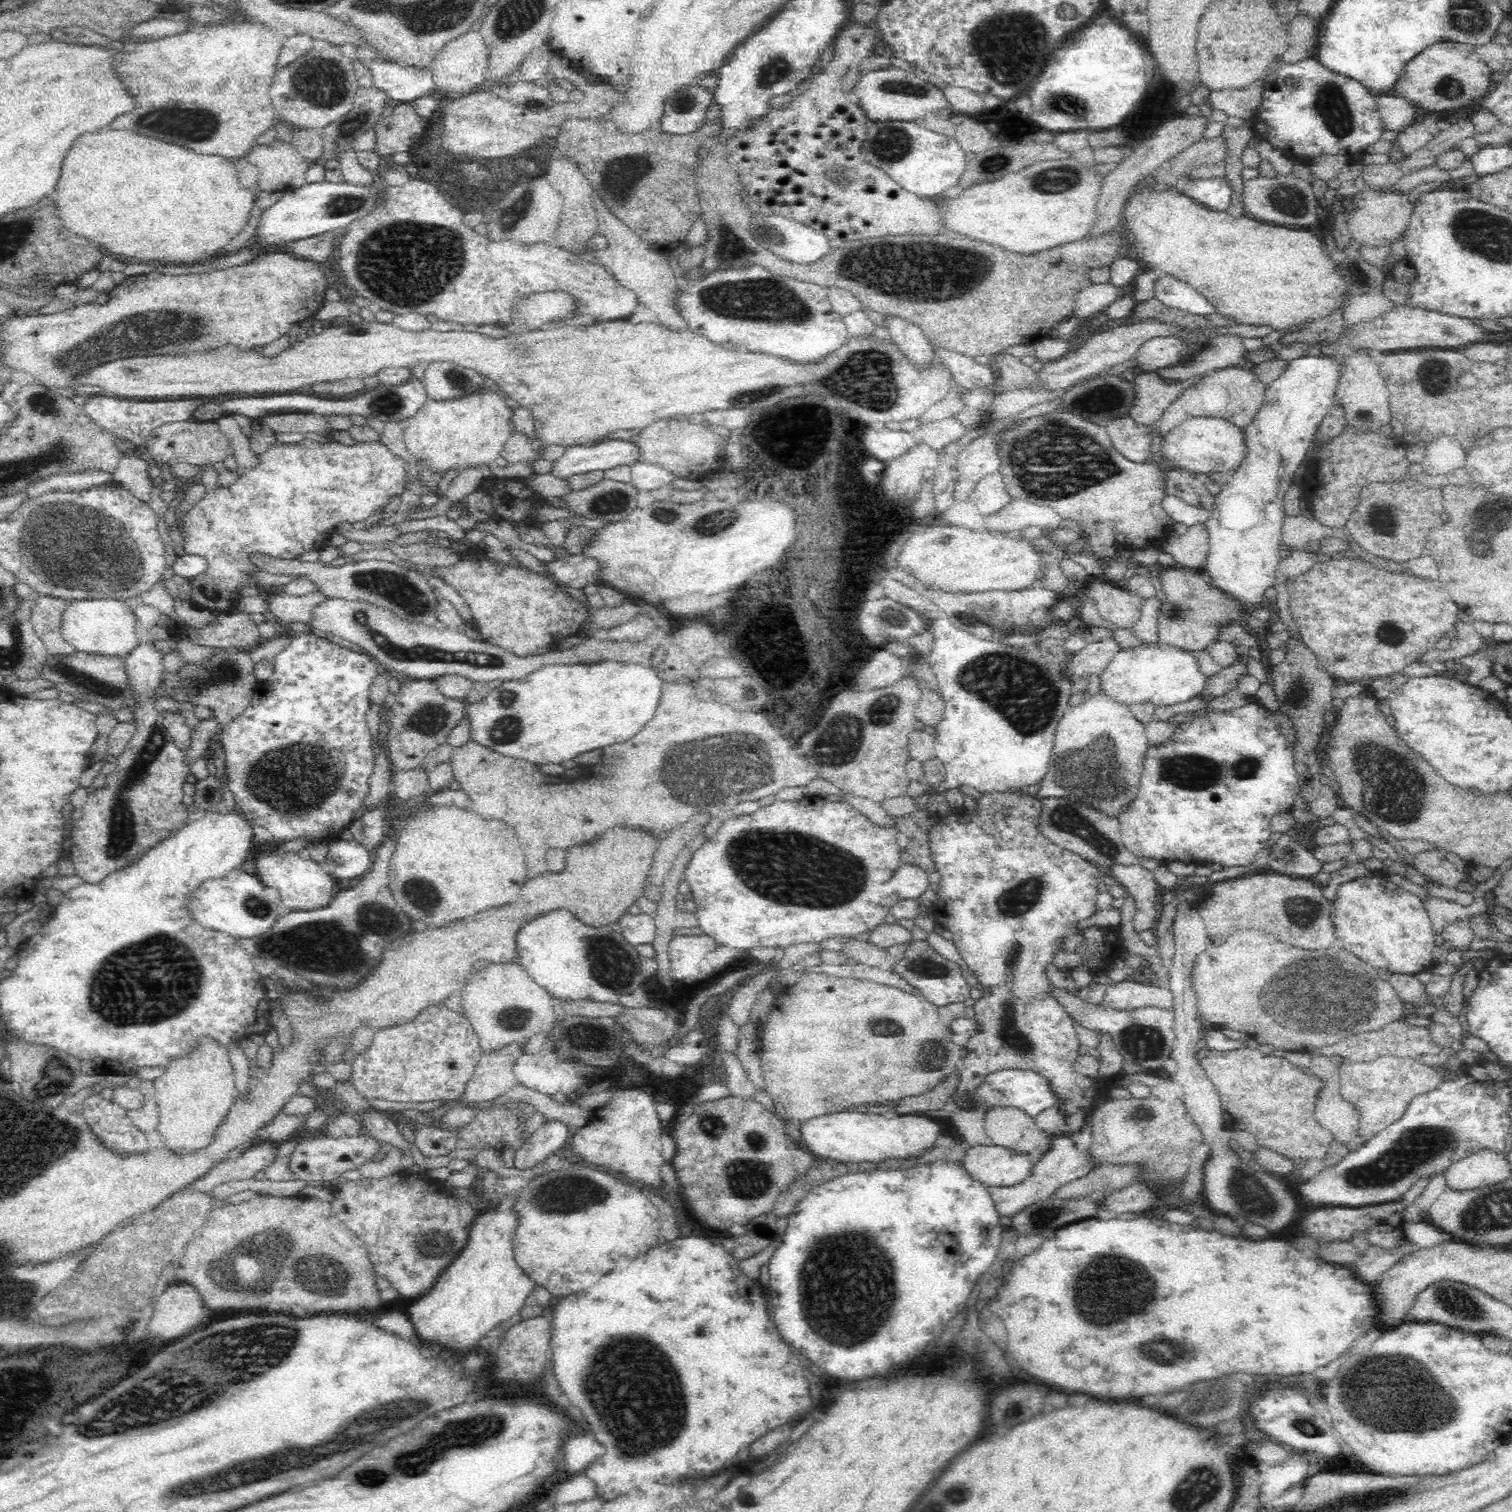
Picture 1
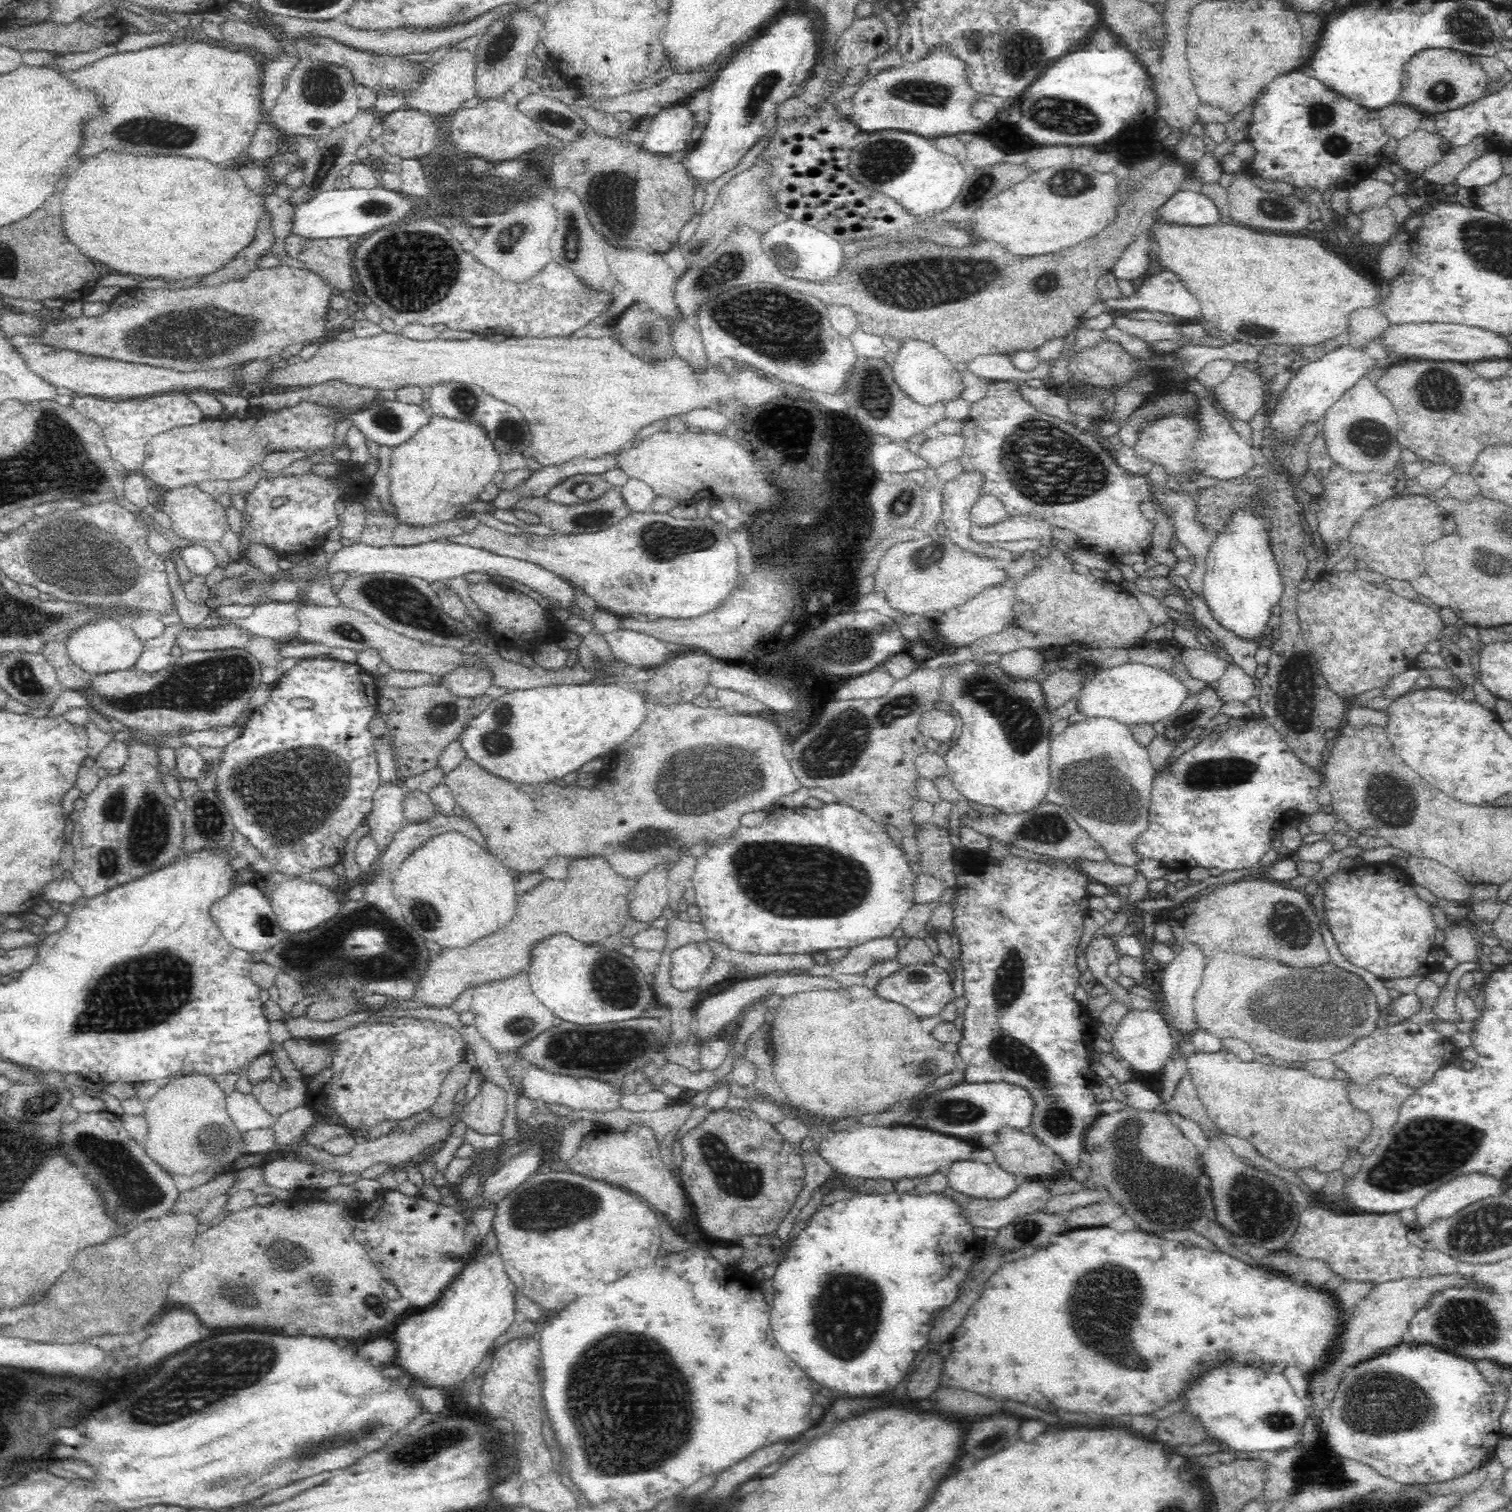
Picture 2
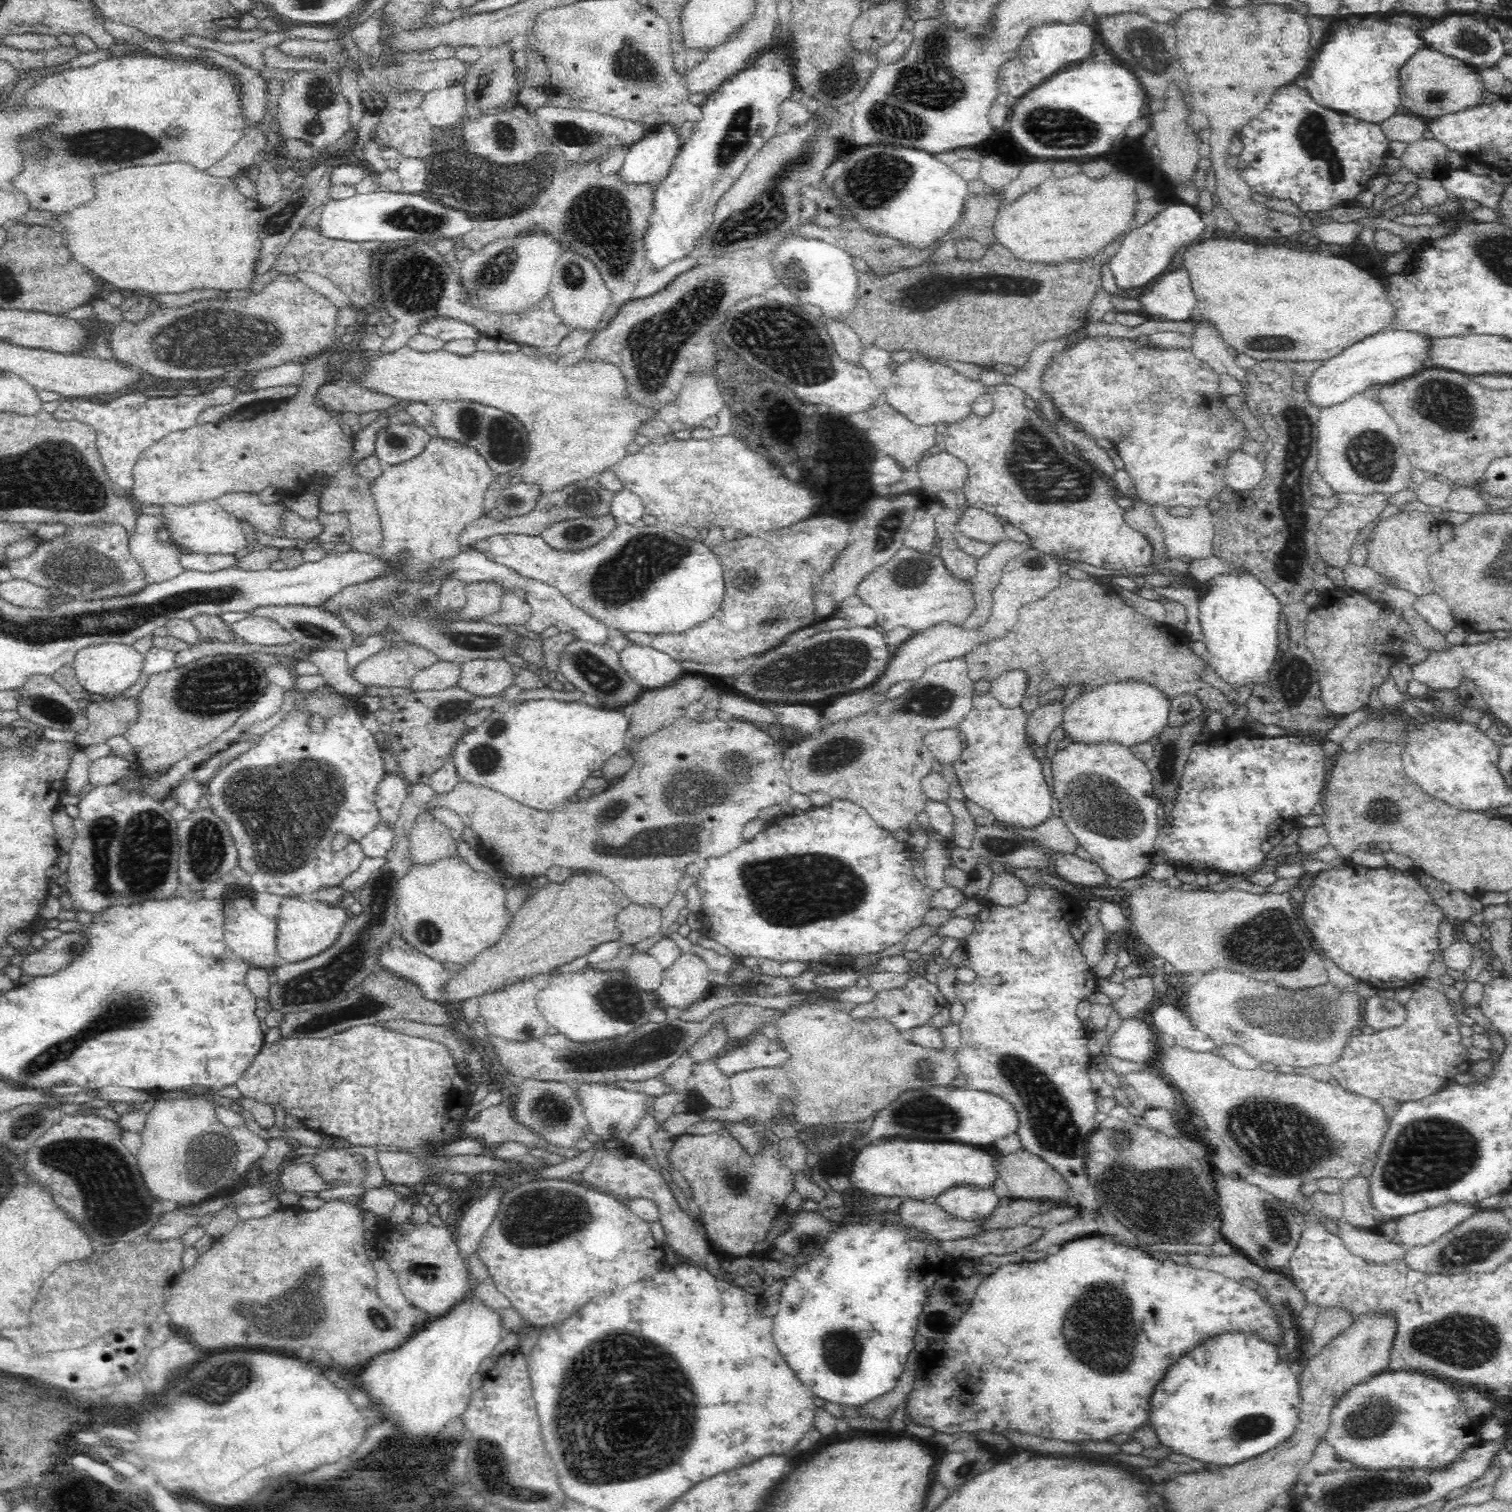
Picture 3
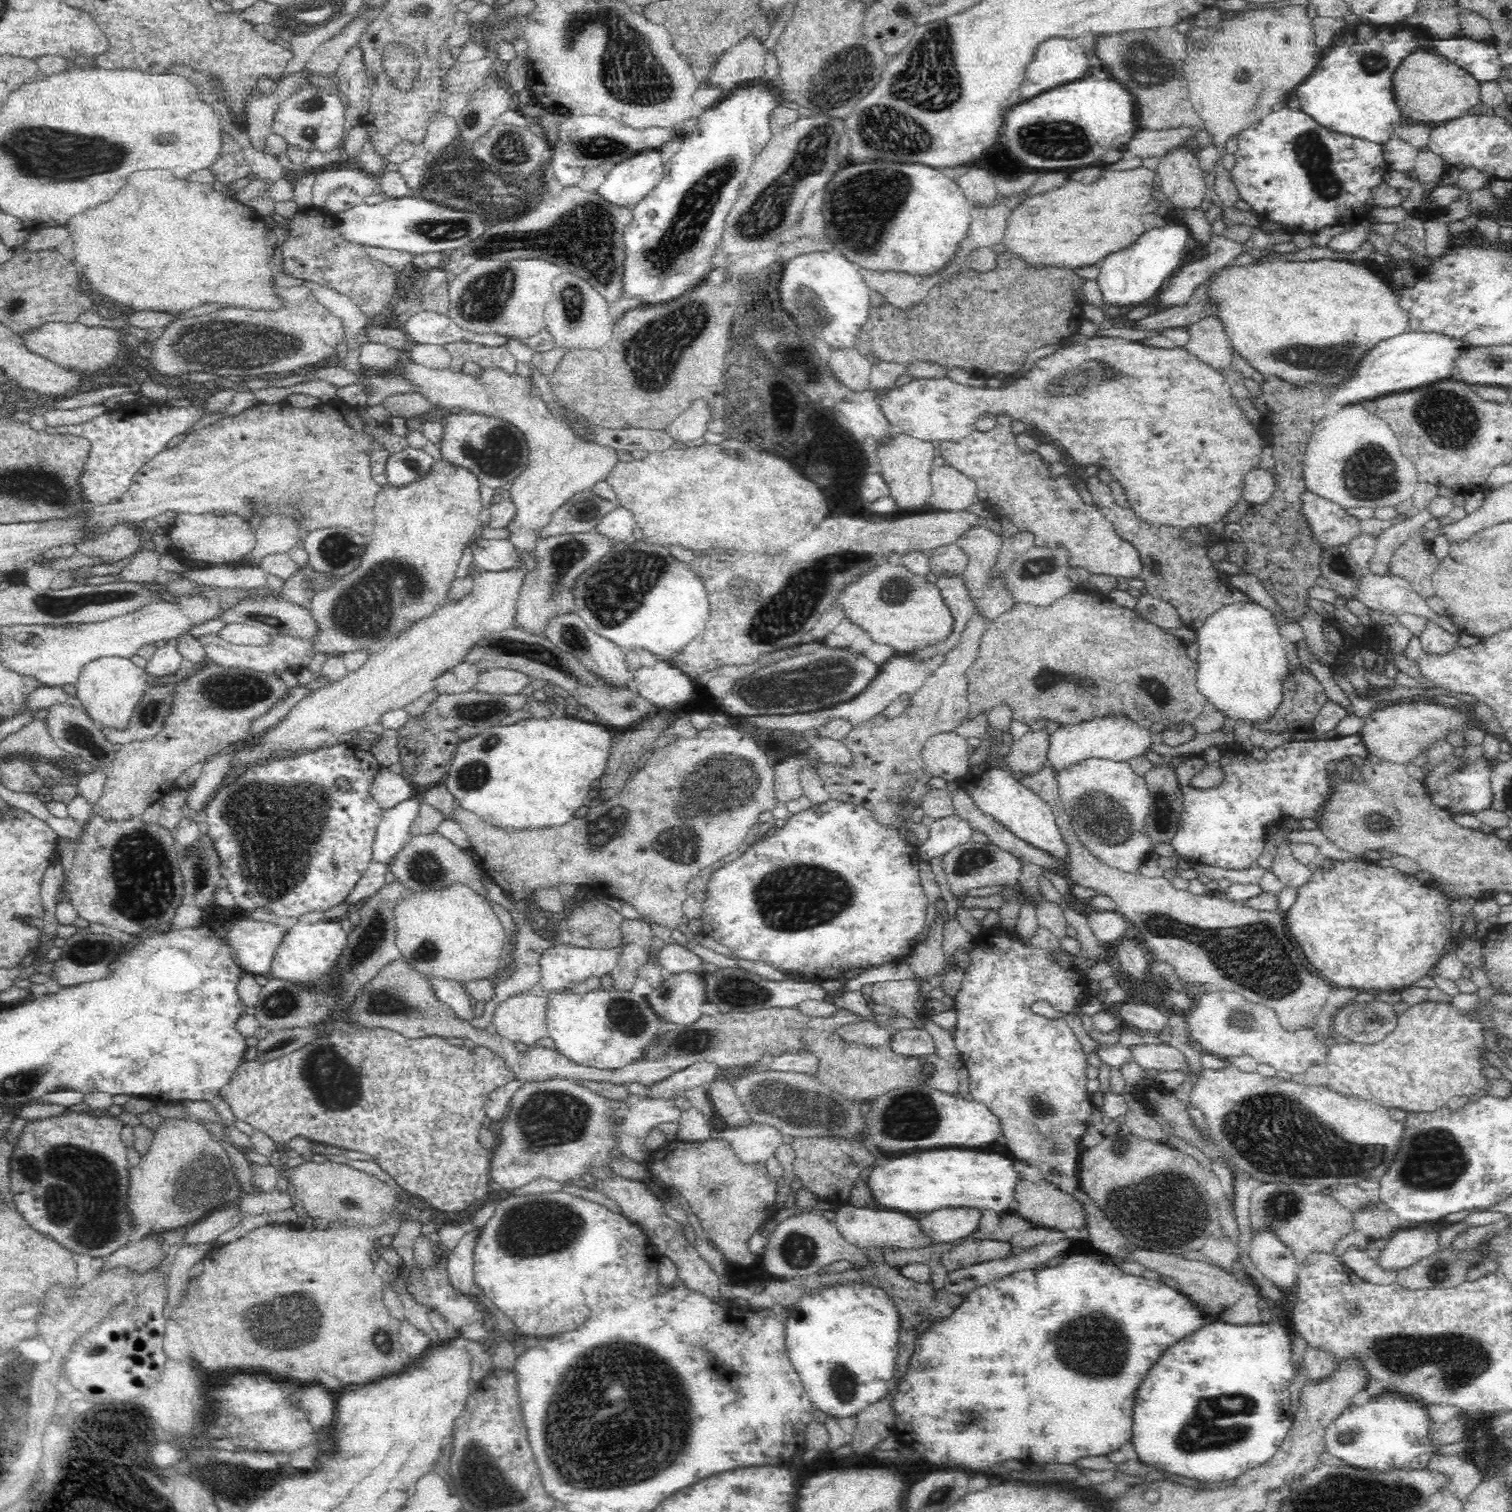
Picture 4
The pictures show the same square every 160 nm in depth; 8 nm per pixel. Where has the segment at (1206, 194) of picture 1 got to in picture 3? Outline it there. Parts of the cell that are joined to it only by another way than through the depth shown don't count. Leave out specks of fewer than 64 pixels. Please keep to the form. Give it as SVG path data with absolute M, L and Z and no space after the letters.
M1182 200L1179 203L1168 203L1166 208L1156 214L1152 220L1132 229L1123 238L1120 247L1109 260L1116 286L1127 290L1150 284L1153 278L1167 270L1168 264L1175 256L1175 248L1181 244L1190 244L1204 232L1204 228L1206 224L1202 220L1202 213L1198 207Z

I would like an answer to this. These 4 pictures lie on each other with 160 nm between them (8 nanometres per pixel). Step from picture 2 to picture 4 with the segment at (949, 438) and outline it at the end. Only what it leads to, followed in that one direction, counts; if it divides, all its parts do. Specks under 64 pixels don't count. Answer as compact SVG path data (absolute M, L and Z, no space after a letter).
M950 463L932 468L930 504L938 510L962 510L976 503L974 480L952 467Z

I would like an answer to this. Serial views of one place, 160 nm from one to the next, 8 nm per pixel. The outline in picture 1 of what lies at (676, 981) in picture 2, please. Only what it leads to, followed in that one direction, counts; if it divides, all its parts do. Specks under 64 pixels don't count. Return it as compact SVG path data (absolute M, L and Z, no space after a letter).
M706 933L700 936L675 935L668 946L672 978L678 978L680 982L686 974L700 972L700 960L704 960L704 954L716 944Z

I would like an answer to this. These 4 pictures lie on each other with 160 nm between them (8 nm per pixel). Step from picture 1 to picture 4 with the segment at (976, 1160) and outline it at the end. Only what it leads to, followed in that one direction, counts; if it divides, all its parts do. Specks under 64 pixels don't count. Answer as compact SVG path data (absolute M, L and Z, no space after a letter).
M946 1205L916 1217L920 1219L920 1227L930 1235L932 1244L938 1244L970 1234L978 1226L982 1212L982 1209L968 1205Z

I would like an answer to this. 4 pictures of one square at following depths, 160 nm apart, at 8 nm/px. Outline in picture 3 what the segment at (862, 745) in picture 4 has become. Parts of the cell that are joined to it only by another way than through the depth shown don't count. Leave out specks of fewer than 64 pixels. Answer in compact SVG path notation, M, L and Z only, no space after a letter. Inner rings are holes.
M1010 539L996 543L982 558L978 559L978 570L972 579L976 610L964 621L966 627L977 627L989 615L992 599L991 590L999 583L1006 563L1030 548L1026 543ZM954 658L953 660L945 660L926 668L924 674L912 682L911 688L908 688L902 696L892 698L892 700L887 700L878 706L874 706L874 708L868 709L868 712L860 713L853 717L840 717L833 721L830 721L830 717L822 716L821 729L816 732L816 734L812 733L807 736L806 740L802 740L799 743L790 746L782 755L782 767L784 767L784 771L787 772L788 782L790 783L790 787L792 787L792 792L799 792L806 795L810 795L813 792L825 792L831 796L832 800L848 800L868 811L868 814L881 826L881 828L884 828L890 833L899 832L905 835L908 826L910 826L910 822L912 822L920 812L925 810L925 800L927 798L926 794L924 794L921 780L925 774L928 774L928 772L932 770L934 755L930 752L928 745L923 742L924 735L926 735L926 732L931 730L952 727L956 728L959 722L964 718L964 715L972 708L972 691L972 678L969 675L968 667L964 658Z

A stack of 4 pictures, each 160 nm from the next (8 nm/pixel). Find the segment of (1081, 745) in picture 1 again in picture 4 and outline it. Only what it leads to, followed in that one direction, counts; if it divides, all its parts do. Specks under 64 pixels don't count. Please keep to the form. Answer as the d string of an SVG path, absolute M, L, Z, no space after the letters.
M1088 757L1062 767L1056 780L1073 832L1092 856L1124 873L1137 873L1150 860L1153 843L1145 832L1151 808L1150 791L1145 777L1136 773L1128 761Z

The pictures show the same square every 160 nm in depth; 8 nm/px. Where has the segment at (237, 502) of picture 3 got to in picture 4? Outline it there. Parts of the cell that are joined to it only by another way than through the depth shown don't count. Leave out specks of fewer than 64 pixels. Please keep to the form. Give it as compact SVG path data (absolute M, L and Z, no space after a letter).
M270 513L261 518L255 530L255 547L239 560L246 565L258 565L265 554L288 551L297 546L302 537L298 521L286 513Z

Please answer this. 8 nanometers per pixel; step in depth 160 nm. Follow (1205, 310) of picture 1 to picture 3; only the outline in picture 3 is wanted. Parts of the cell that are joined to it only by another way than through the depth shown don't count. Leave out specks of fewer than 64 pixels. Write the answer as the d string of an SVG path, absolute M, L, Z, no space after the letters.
M1182 268L1169 270L1158 278L1146 292L1142 292L1138 302L1146 314L1157 319L1191 321L1197 300L1188 273Z

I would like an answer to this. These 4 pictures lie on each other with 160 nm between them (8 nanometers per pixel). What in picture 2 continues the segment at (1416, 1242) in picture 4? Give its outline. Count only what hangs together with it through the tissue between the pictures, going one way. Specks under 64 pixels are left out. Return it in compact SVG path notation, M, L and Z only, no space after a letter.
M1456 1173L1415 1206L1418 1222L1412 1229L1422 1230L1434 1217L1453 1215L1470 1203L1502 1192L1502 1179L1492 1173Z

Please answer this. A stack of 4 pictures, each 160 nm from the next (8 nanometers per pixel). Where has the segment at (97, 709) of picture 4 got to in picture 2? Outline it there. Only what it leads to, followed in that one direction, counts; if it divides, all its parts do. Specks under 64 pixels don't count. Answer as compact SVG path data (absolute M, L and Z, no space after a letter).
M114 615L92 617L74 627L66 638L66 644L72 661L90 674L132 667L143 649L143 642L132 627L125 621L118 621Z

